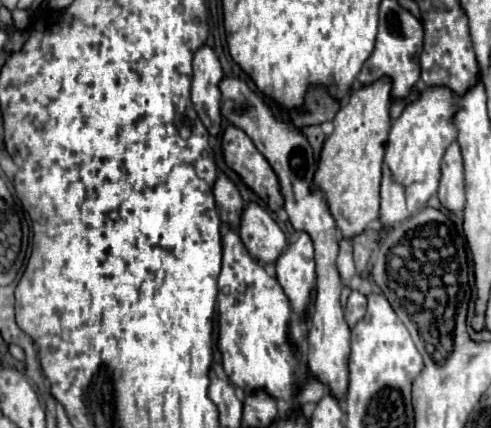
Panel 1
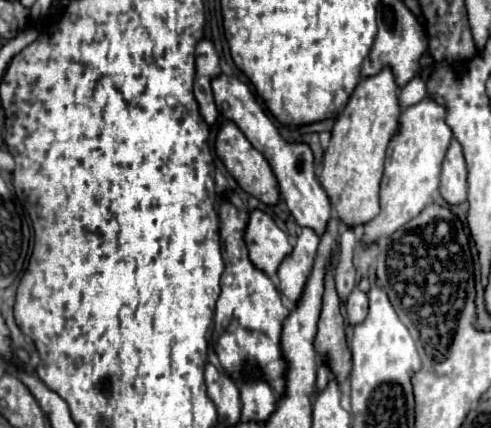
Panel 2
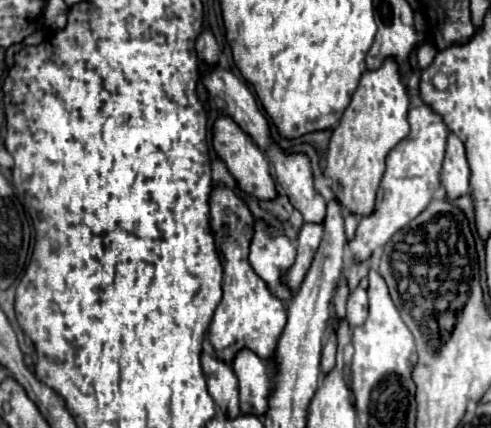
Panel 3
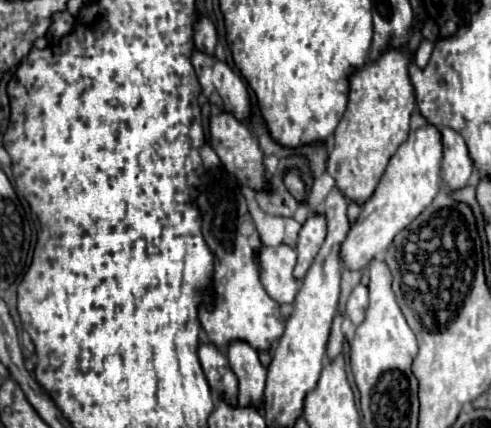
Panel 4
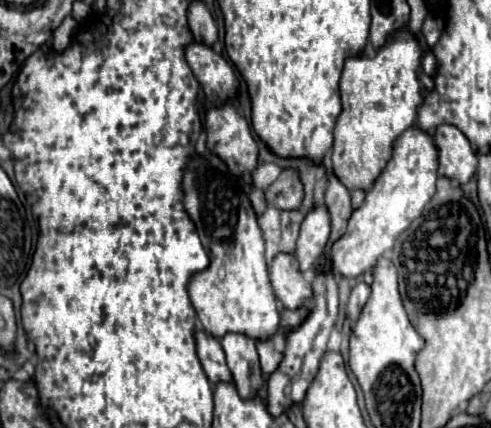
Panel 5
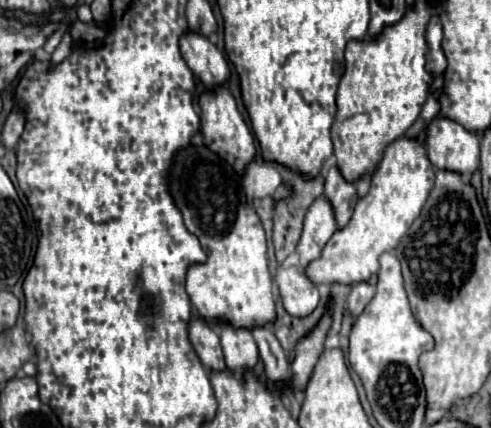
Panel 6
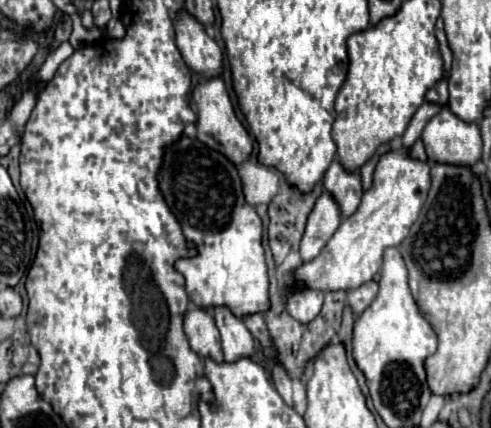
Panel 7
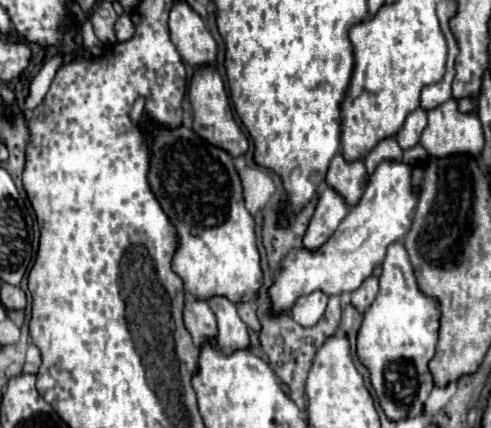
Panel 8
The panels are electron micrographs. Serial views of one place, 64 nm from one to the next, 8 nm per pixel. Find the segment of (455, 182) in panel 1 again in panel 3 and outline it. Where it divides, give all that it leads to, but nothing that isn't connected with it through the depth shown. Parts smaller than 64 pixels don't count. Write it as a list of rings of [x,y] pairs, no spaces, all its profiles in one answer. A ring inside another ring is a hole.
[[[448,134],[446,158],[442,164],[442,186],[450,200],[470,192],[470,166],[466,160],[464,142],[456,134]]]

